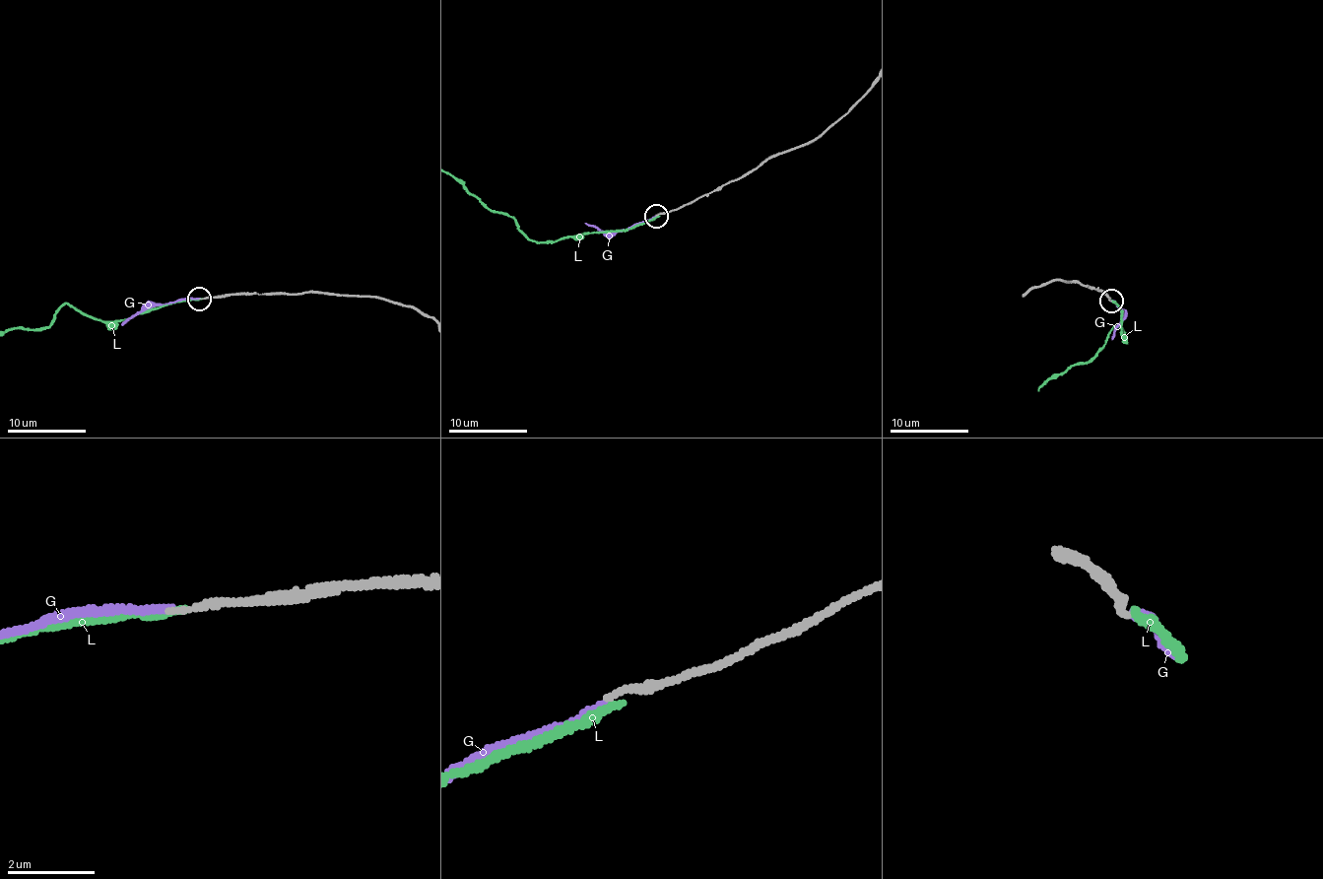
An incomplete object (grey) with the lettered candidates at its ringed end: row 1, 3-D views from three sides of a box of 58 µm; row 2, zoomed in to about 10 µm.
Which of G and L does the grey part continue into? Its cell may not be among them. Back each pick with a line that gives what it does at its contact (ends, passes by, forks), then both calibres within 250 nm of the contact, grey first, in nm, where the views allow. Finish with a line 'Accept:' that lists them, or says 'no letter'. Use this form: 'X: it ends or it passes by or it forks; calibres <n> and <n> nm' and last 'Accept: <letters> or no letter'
G: it ends; calibres 140 and 200 nm
Accept: G

